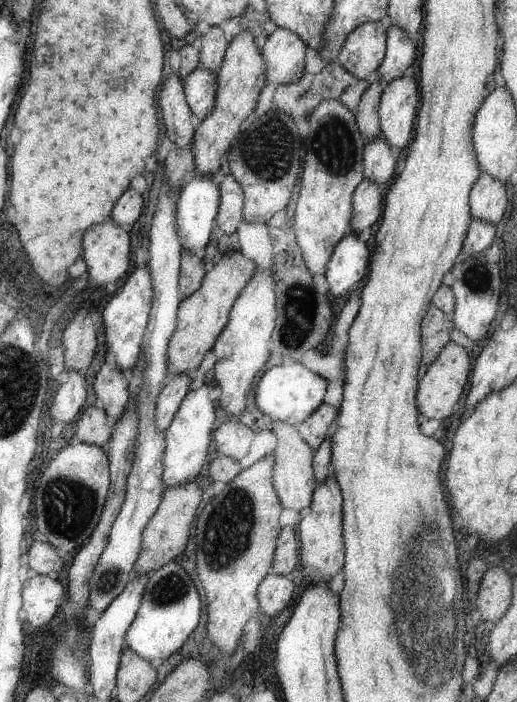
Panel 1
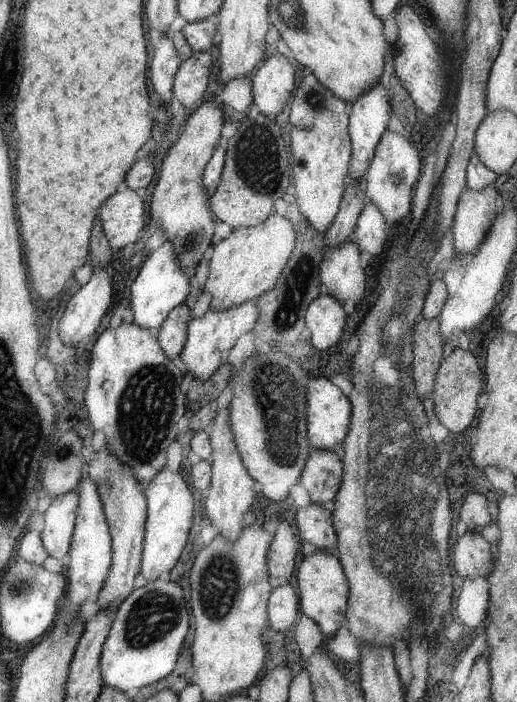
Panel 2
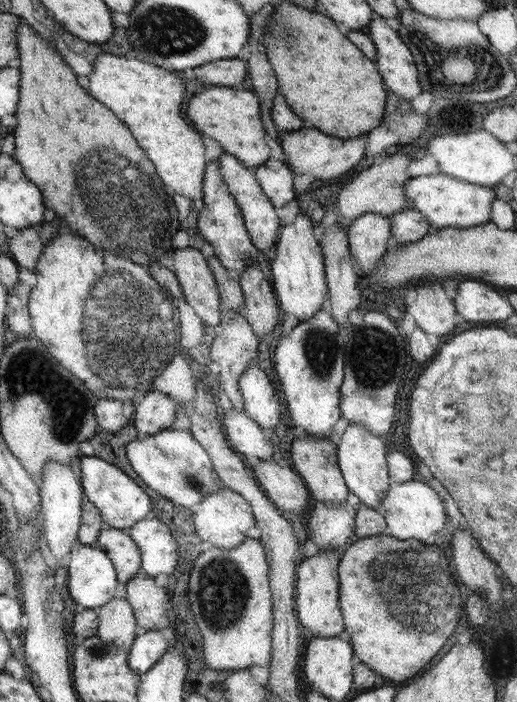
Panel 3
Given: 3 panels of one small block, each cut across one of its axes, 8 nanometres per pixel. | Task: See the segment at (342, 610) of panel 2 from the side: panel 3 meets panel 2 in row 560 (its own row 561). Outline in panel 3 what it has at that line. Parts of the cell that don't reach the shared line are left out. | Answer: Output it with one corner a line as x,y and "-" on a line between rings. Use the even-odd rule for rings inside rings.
339,550
318,552
306,558
298,568
297,612
301,624
312,636
338,637
345,630
344,613
340,605
338,566
342,553

